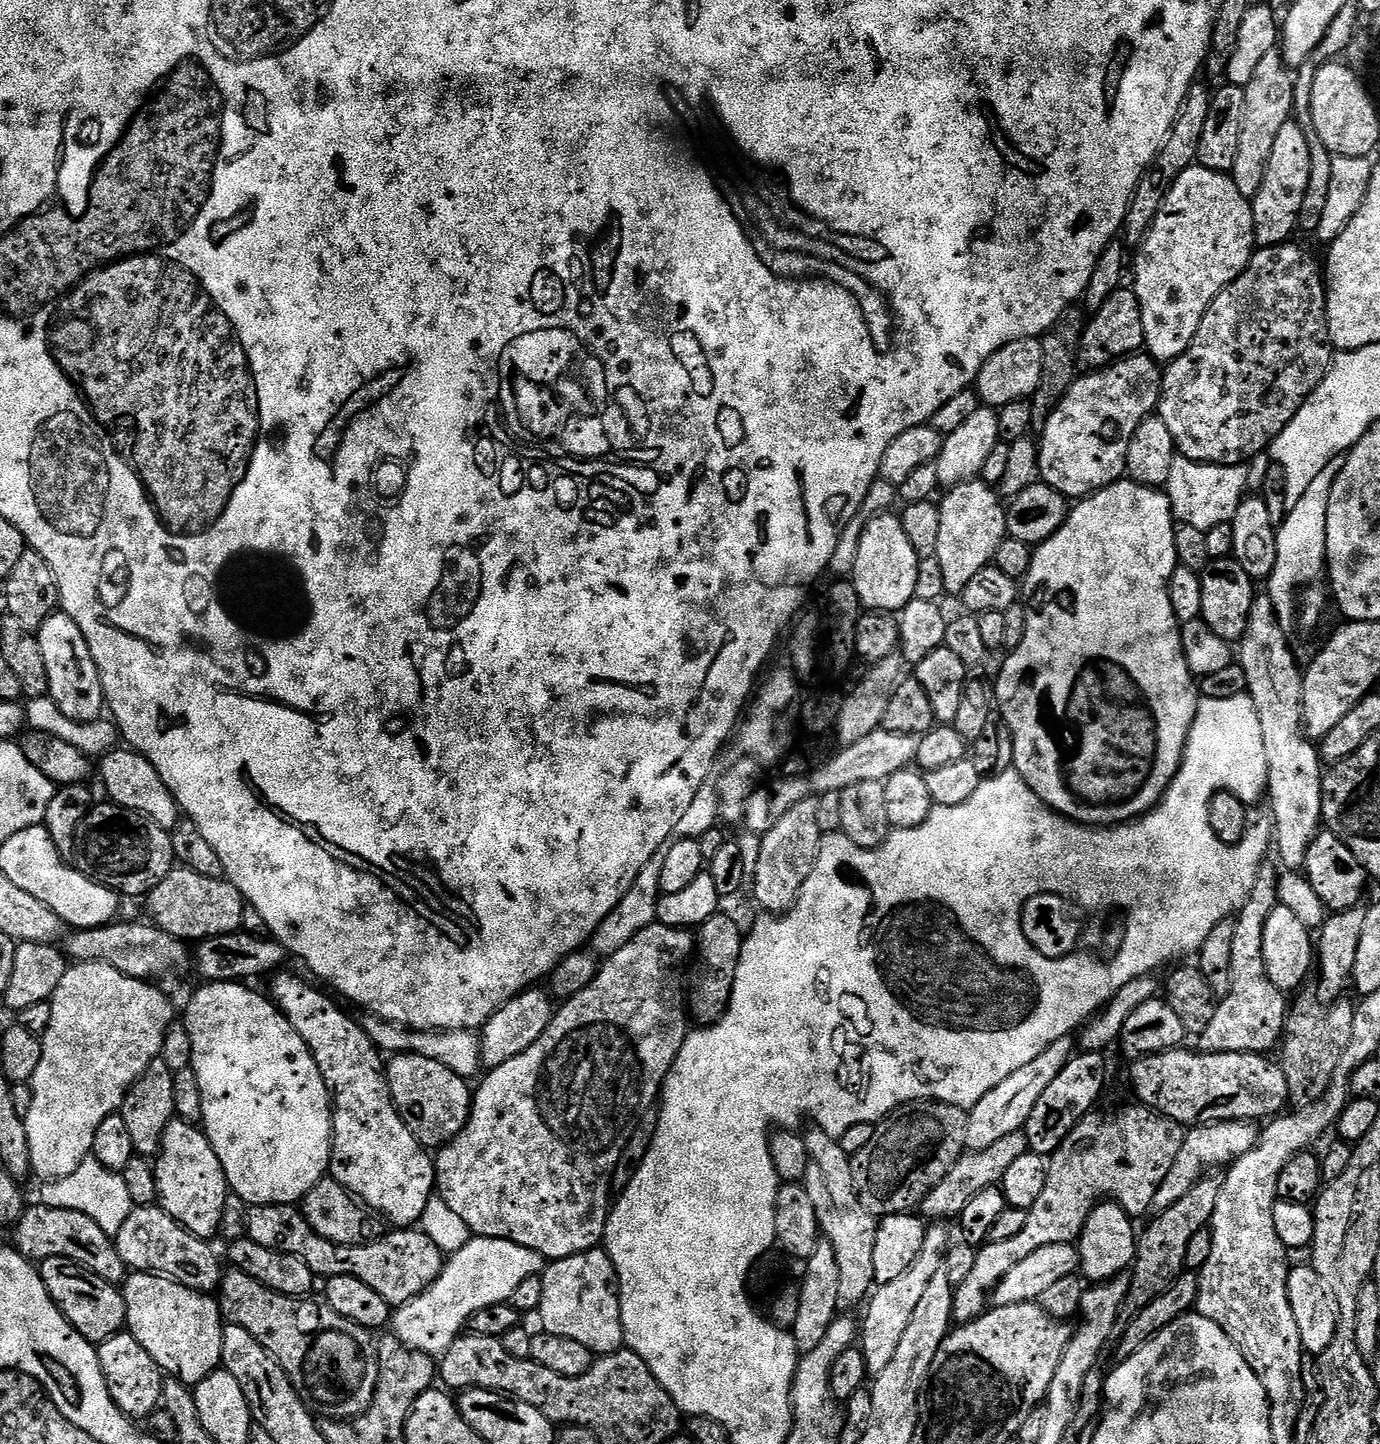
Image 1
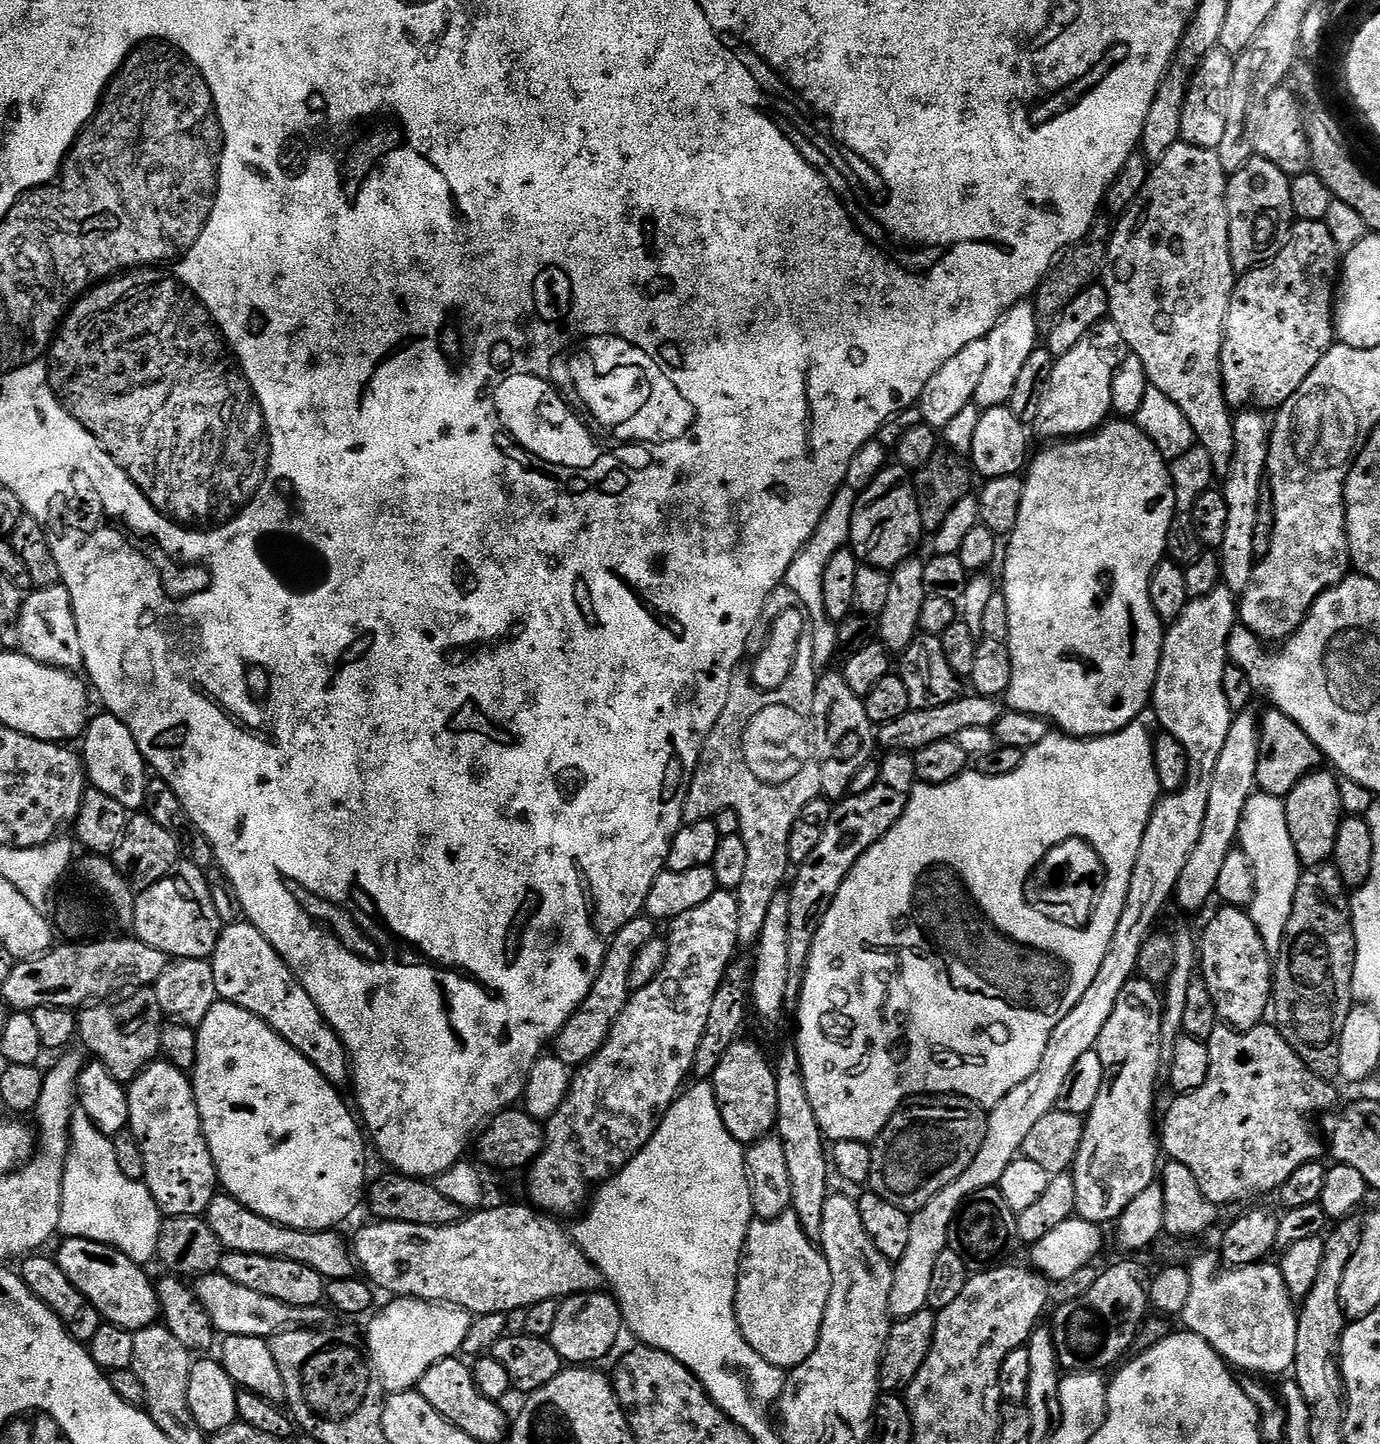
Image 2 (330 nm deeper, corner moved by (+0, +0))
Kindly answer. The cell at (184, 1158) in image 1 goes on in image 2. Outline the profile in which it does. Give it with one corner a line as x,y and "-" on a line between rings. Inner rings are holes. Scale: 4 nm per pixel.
153,1062
145,1068
131,1084
127,1085
130,1102
128,1128
134,1134
146,1162
143,1183
148,1185
154,1202
160,1207
165,1217
198,1216
203,1217
208,1211
210,1202
218,1195
216,1167
200,1125
200,1115
196,1105
196,1095
192,1089
191,1079
180,1072
173,1064

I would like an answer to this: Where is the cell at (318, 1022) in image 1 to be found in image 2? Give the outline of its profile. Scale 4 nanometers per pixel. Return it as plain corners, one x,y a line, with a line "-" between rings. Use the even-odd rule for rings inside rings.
241,922
221,927
220,937
210,959
214,970
214,986
218,986
218,997
221,1001
242,1006
242,1010
250,1010
250,1014
266,1021
281,1038
290,1042
290,1046
300,1051
331,1084
343,1086
344,1083
346,1085
349,1083
348,1051
344,1049
338,1034
326,1022
314,998
306,994
306,990
296,980
295,974
288,969
288,963
274,950
274,946
270,946
270,942
266,942
266,938
254,925

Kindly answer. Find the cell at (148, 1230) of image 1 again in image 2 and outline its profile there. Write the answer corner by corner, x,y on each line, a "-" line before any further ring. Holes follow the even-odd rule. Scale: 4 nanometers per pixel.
219,1274
199,1277
195,1281
194,1291
204,1309
211,1314
212,1324
217,1333
224,1336
271,1338
277,1332
289,1328
316,1328
327,1325
324,1324
328,1320
327,1307
292,1308
286,1302
278,1302
278,1298
266,1298
254,1290
246,1290
246,1286
238,1286
238,1282
230,1282
230,1278

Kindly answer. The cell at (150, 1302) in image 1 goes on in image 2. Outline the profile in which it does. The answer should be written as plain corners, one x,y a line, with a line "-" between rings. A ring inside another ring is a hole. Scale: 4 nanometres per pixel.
69,1236
63,1243
60,1253
54,1256
62,1274
74,1282
76,1289
100,1311
107,1323
117,1324
119,1328
135,1334
143,1328
153,1327
161,1319
156,1285
141,1265
116,1248
90,1242
86,1238

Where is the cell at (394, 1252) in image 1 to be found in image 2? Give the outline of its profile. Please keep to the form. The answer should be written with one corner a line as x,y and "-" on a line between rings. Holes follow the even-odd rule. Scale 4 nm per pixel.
218,1194
212,1199
206,1219
216,1237
229,1252
277,1256
283,1260
302,1262
302,1266
318,1270
318,1274
322,1274
325,1281
341,1280
353,1275
354,1256
349,1245
348,1248
344,1245
343,1238
338,1234
339,1231
303,1232
287,1228
254,1214
254,1210
242,1206
233,1196
227,1194

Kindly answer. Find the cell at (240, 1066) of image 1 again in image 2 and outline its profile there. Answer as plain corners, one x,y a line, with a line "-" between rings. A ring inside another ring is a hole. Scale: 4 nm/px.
217,1002
210,1010
210,1014
206,1014
200,1027
196,1029
196,1037
198,1038
198,1054
196,1055
196,1064
190,1073
190,1079
196,1095
200,1125
216,1167
219,1187
227,1195
233,1196
242,1206
254,1210
254,1214
287,1228
303,1232
326,1232
340,1226
336,1224
342,1223
359,1204
361,1207
362,1197
366,1192
364,1167
367,1166
368,1160
364,1157
365,1133
362,1131
353,1109
351,1107
348,1109
344,1105
343,1098
336,1093
339,1092
337,1085
331,1084
300,1051
294,1046
290,1046
290,1042
281,1038
266,1021
250,1014
250,1010
242,1010
242,1006
237,1004

